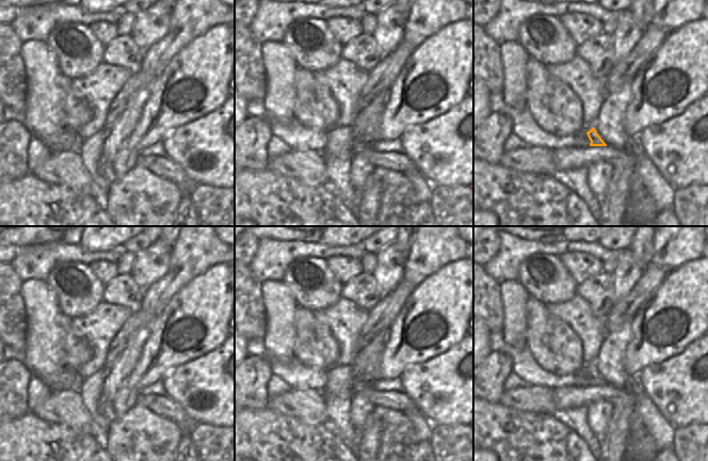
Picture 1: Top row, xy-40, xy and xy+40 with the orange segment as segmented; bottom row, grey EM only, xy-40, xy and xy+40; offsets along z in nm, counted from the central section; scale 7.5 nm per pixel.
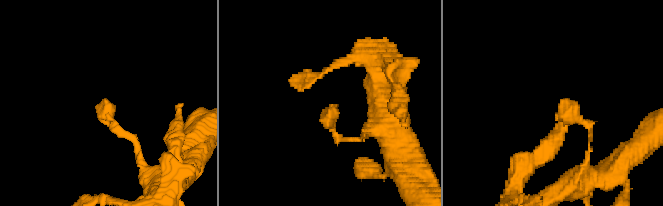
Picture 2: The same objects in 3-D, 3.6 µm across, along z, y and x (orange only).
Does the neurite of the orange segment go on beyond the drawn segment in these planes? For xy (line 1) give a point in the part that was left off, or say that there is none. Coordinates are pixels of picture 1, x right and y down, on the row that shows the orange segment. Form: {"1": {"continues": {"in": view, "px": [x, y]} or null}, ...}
{"1": {"continues": null}}

